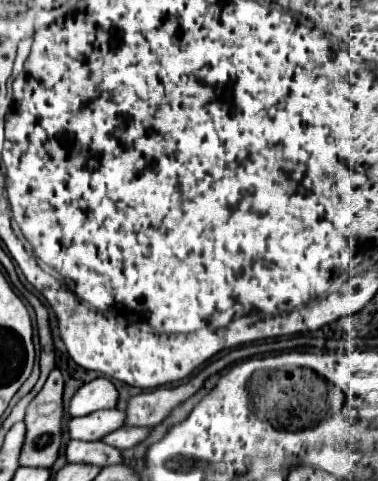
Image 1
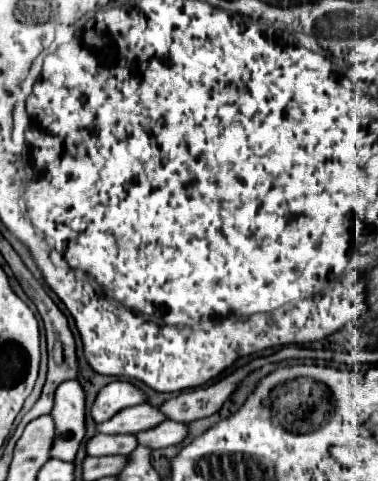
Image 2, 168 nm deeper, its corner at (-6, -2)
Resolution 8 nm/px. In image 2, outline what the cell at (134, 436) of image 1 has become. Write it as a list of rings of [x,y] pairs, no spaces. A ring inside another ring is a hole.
[[[164,420],[150,430],[138,432],[136,440],[142,446],[148,446],[148,448],[154,450],[154,448],[166,448],[166,446],[172,446],[172,444],[180,444],[184,440],[184,436],[186,436],[186,424]]]

